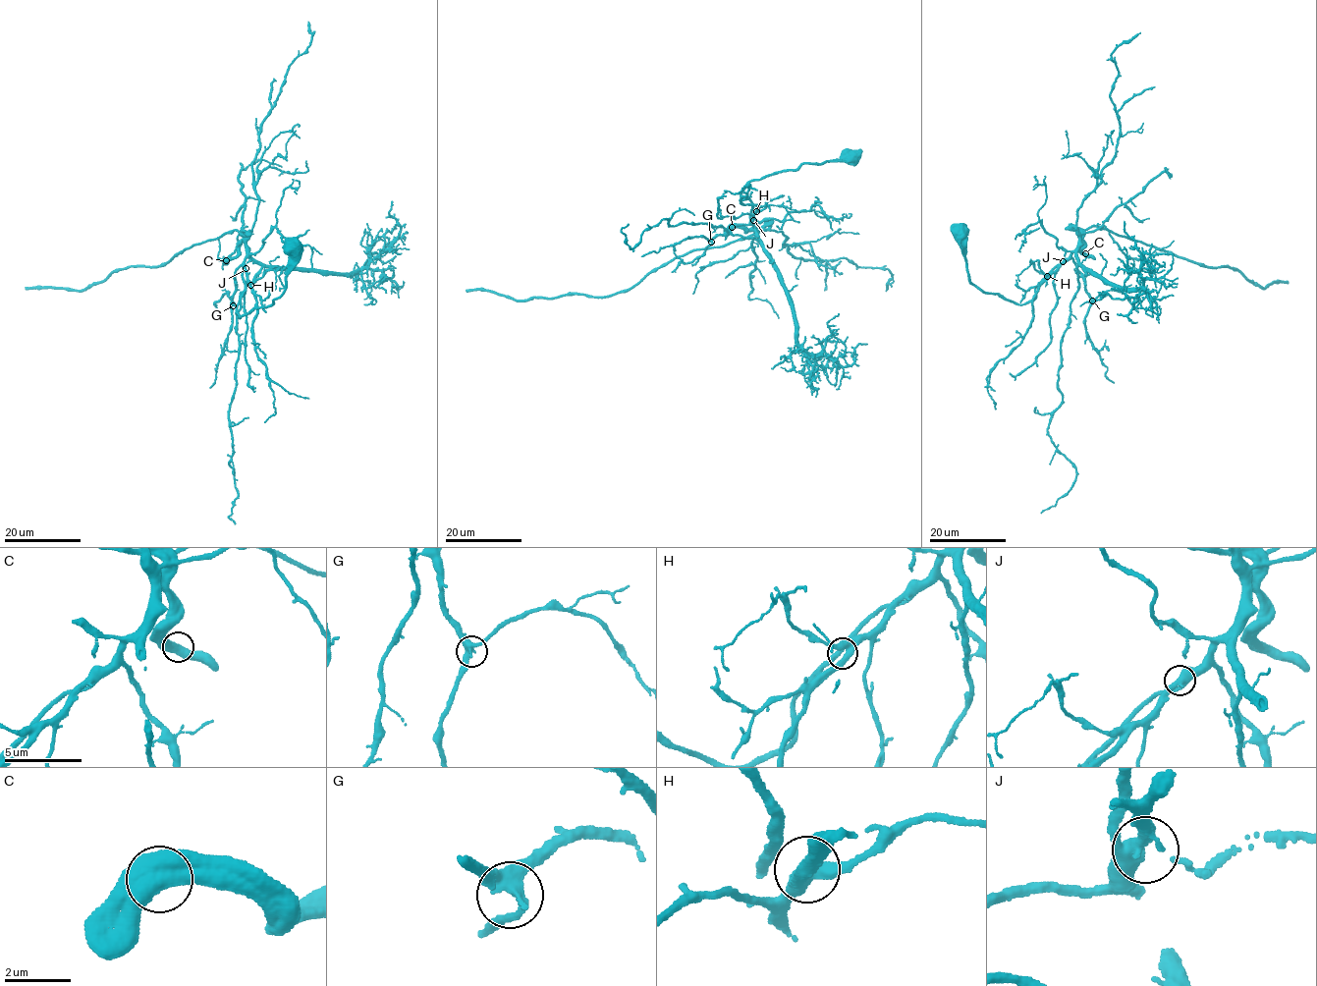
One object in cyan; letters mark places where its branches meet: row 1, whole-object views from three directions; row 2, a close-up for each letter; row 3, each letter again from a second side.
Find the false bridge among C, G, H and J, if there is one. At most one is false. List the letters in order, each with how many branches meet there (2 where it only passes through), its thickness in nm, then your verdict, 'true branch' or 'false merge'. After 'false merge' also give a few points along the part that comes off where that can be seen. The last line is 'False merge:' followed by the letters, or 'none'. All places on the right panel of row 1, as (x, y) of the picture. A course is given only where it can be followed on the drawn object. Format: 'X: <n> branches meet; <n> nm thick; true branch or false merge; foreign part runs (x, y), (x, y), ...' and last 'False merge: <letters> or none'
C: 2 branches meet; 700 nm thick; true branch
G: 3 branches meet; 360 nm thick; true branch
H: 3 branches meet; 380 nm thick; true branch
J: 3 branches meet; 360 nm thick; true branch
False merge: none

